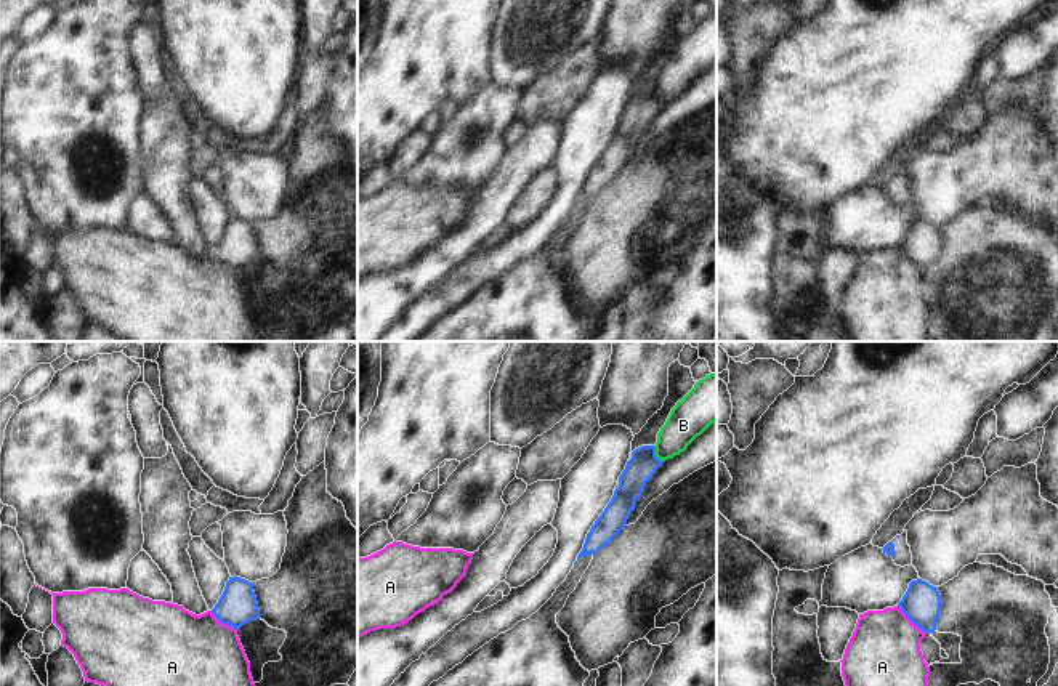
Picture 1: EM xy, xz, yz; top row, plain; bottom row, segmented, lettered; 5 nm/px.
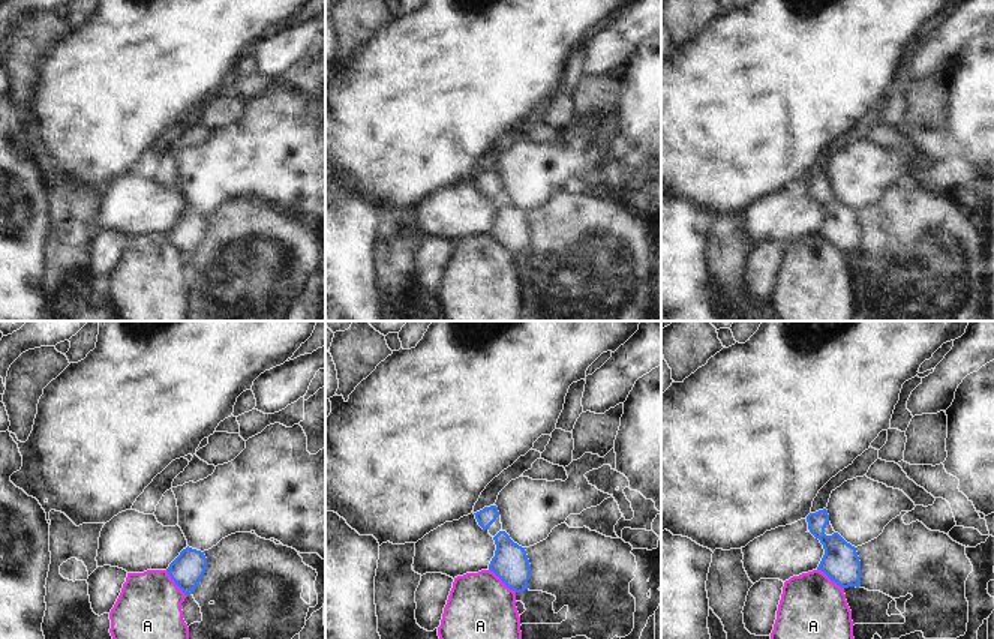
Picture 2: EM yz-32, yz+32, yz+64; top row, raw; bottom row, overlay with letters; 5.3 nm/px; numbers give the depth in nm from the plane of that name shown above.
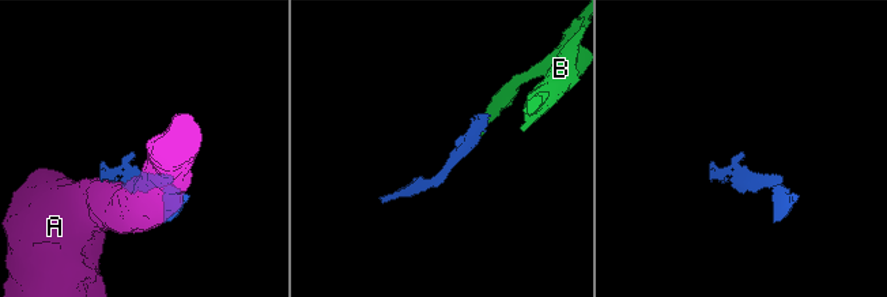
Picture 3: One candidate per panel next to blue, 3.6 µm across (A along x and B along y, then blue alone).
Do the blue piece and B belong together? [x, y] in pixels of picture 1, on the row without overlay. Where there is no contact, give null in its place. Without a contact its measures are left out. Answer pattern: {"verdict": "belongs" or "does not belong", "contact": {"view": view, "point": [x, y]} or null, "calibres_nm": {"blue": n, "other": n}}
{"verdict": "belongs", "contact": {"view": "xz", "point": [654, 95]}, "calibres_nm": {"blue": 140, "other": 190}}

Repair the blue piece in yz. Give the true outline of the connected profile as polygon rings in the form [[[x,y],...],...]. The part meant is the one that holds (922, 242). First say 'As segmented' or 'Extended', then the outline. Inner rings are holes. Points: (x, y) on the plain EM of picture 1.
As segmented. [[[917,220],[909,224],[909,229],[898,248],[925,274],[936,271],[936,261],[941,252],[941,236],[936,228]]]

